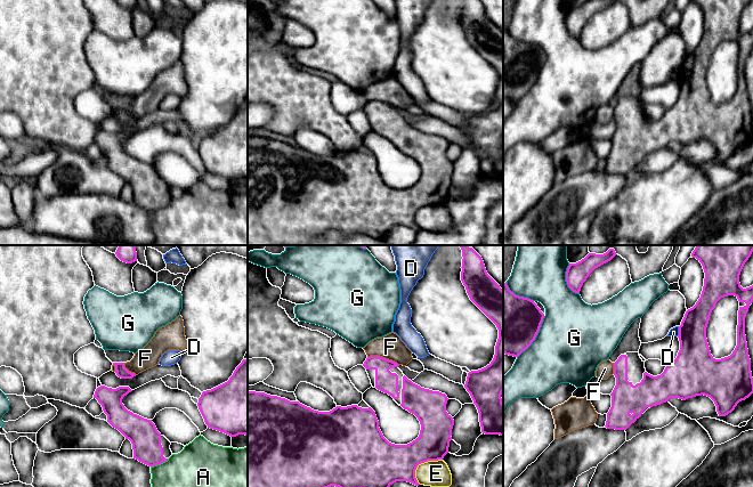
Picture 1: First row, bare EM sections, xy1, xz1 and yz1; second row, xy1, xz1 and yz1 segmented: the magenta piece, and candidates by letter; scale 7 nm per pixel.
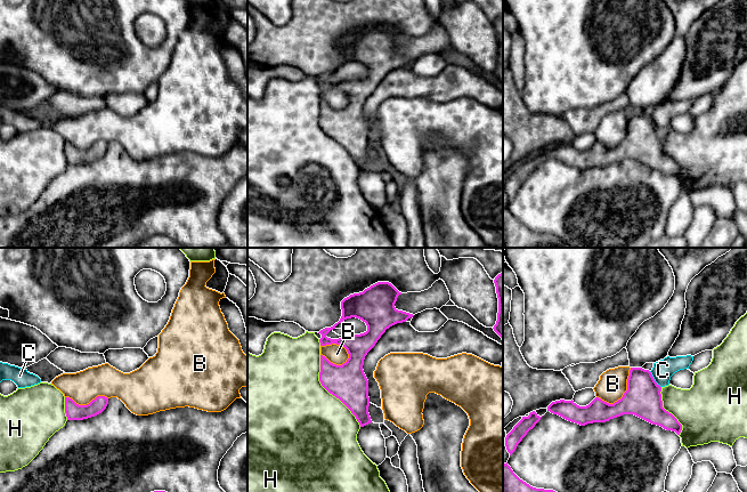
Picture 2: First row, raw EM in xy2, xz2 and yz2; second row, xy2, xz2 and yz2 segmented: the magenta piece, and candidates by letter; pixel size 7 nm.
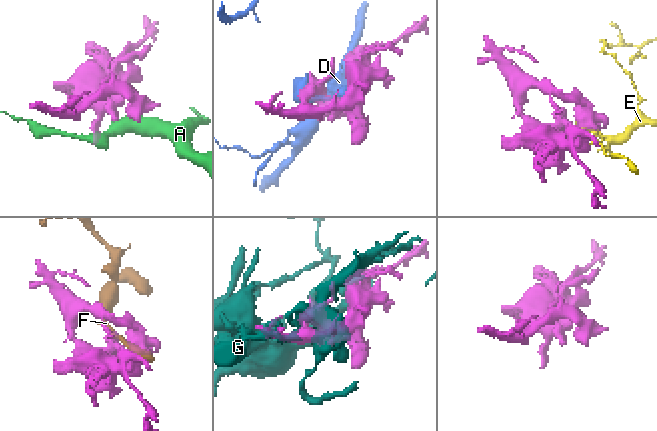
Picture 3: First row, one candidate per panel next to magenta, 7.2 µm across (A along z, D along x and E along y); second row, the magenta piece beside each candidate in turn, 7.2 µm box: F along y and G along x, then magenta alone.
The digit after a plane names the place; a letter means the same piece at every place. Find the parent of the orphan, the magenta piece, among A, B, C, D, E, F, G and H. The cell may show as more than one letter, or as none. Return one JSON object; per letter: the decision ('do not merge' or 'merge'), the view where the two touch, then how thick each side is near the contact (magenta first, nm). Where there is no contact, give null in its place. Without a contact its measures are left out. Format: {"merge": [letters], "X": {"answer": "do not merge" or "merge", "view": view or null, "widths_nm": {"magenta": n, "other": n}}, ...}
{"merge": ["C"], "A": {"answer": "do not merge", "view": "xy1", "widths_nm": {"magenta": 200, "other": 280}}, "B": {"answer": "do not merge", "view": "xz2", "widths_nm": {"magenta": 200, "other": 140}}, "C": {"answer": "merge", "view": "yz2", "widths_nm": {"magenta": 260, "other": 150}}, "D": {"answer": "do not merge", "view": "yz1", "widths_nm": {"magenta": 260, "other": 60}}, "E": {"answer": "do not merge", "view": "xz1", "widths_nm": {"magenta": 300, "other": 190}}, "F": {"answer": "do not merge", "view": "xz1", "widths_nm": {"magenta": 150, "other": 180}}, "G": {"answer": "do not merge", "view": "yz1", "widths_nm": {"magenta": 440, "other": 480}}, "H": {"answer": "do not merge", "view": "xz2", "widths_nm": {"magenta": 260, "other": 500}}}

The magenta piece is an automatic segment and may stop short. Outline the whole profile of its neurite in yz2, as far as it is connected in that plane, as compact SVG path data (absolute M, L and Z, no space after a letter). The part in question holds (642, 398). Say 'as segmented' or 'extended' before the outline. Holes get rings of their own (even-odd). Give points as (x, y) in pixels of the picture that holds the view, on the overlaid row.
extended | M693 356L665 357L656 363L651 371L642 368L631 368L627 379L627 390L623 397L609 404L595 397L588 405L579 406L571 401L555 401L547 411L563 419L585 426L593 422L606 422L623 414L634 414L652 425L680 435L682 425L663 408L661 388L669 385L671 377L689 369Z

